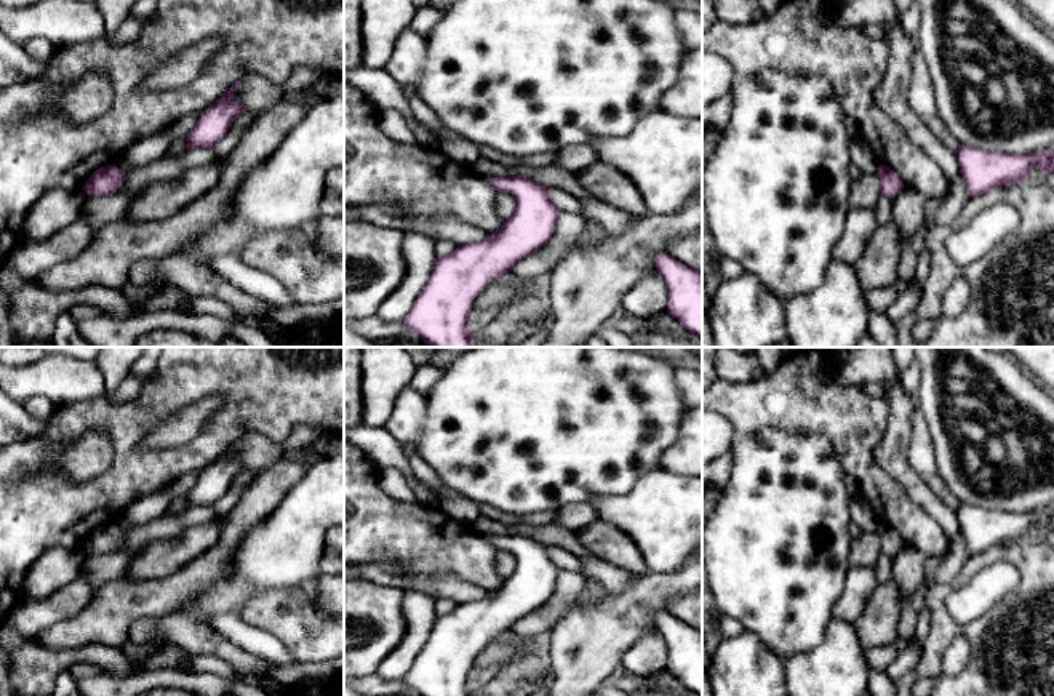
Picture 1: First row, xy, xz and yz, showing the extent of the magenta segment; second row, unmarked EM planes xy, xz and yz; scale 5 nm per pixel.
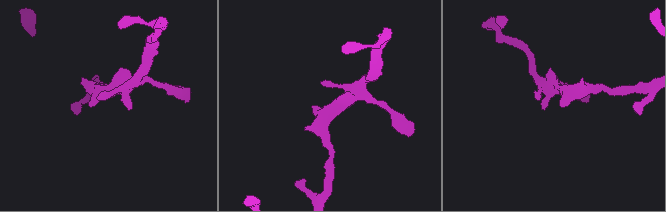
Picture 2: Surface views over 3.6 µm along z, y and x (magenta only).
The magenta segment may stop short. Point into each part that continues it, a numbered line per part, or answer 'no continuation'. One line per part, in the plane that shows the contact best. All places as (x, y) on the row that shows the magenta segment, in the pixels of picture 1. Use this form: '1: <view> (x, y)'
no continuation

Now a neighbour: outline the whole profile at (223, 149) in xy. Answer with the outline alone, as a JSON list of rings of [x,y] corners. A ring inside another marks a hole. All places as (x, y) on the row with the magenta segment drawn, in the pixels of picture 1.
[[[242,112],[232,123],[227,134],[213,147],[219,160],[230,155],[230,152],[238,146],[245,131],[254,123],[256,115],[251,112]]]

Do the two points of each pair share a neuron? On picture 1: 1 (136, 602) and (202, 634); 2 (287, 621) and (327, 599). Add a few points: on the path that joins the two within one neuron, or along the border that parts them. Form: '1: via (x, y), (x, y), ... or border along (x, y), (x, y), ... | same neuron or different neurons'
1: border along (173, 613), (168, 616) | different neurons
2: border along (301, 588), (306, 602), (327, 615) | different neurons

